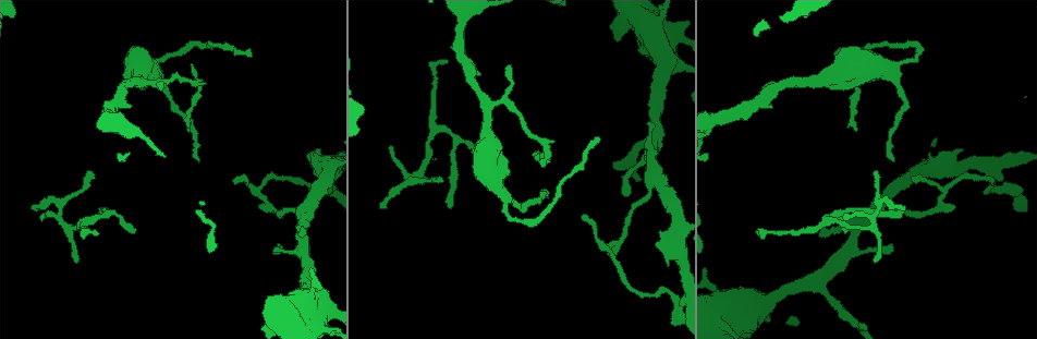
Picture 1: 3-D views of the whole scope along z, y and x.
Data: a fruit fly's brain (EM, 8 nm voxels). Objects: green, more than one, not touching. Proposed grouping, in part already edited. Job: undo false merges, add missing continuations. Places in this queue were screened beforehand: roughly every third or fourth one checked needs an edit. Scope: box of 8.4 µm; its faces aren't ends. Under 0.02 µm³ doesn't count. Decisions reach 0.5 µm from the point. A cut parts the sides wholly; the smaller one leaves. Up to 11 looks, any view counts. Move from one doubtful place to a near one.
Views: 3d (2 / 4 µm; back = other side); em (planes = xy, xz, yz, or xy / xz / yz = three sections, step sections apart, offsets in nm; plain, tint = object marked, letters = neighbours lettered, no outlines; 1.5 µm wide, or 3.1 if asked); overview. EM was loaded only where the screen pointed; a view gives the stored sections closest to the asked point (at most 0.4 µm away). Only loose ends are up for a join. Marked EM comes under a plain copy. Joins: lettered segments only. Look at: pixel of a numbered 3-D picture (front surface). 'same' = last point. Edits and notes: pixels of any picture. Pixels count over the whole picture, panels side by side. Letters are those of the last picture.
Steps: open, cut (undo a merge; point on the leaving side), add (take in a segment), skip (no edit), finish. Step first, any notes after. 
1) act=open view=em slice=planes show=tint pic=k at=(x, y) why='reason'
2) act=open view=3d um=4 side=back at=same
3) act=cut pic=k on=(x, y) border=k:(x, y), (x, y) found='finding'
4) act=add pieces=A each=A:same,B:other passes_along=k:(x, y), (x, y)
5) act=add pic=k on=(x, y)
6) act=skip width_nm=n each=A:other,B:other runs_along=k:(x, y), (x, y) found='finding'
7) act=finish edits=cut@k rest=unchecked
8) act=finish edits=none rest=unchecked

act=open view=3d um=2 pic=1 at=(39, 207) why='an open end'

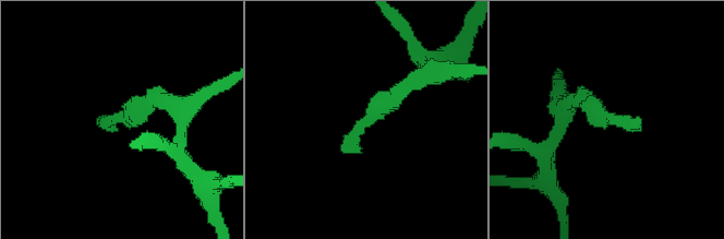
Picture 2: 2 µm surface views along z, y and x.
act=open view=em slice=planes show=letters pic=2 at=(639, 128) why='shape alone is not enough'

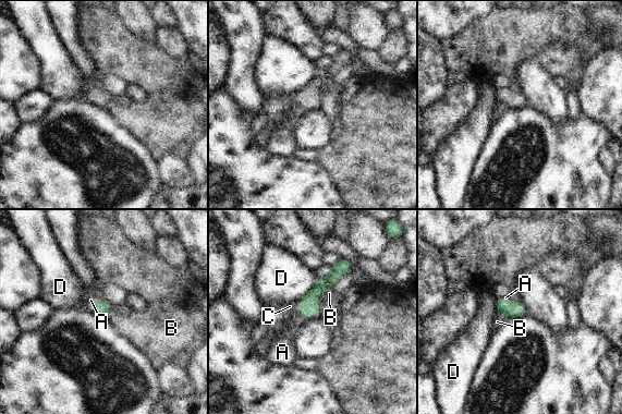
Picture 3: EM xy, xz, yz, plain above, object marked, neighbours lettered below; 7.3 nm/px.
act=add pieces=A longest_contact=D:180nm each=A:same,B:other,C:other,D:other passes_along=3:(309, 306), (301, 316), (282, 344) found='it goes on there'

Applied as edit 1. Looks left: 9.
act=open view=em slice=planes show=letters pic=1 at=(833, 53) why='thin end'

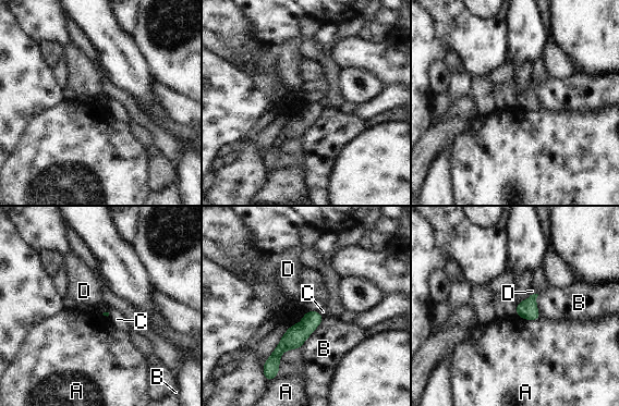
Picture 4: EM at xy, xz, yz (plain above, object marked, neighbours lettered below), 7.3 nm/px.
act=skip longest_contact=A:300nm each=A:other,B:other,C:other,D:other found='none of them fits'

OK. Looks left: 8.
act=open view=em slice=xy step=4 show=letters pic=1 at=(846, 230) why='thin end'

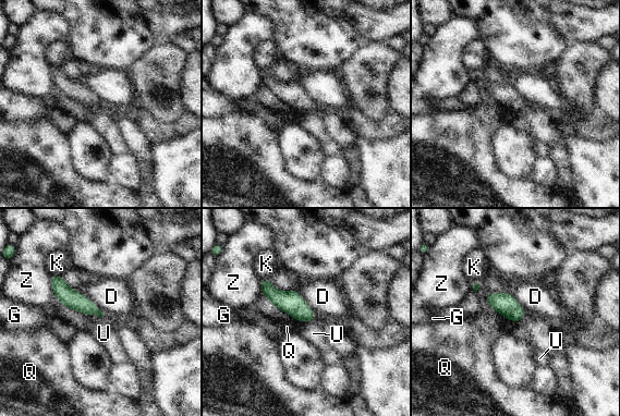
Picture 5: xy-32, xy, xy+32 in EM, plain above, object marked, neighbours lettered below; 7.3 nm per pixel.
act=open view=em slice=planes show=letters at=same

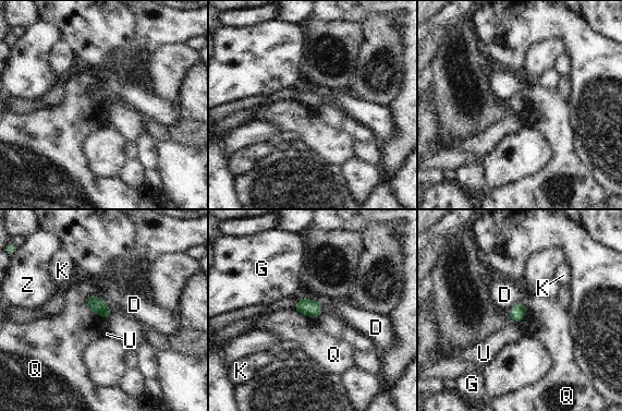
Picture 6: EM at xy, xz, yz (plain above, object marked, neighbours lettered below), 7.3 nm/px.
act=skip longest_contact=Q:240nm each=D:other,G:other,K:other,Q:other,U:other,Z:other border=6:(85, 298), (85, 303), (107, 319) found='none of them fits'

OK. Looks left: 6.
act=open view=3d um=4 side=back pic=1 at=(822, 234) why='an open end'

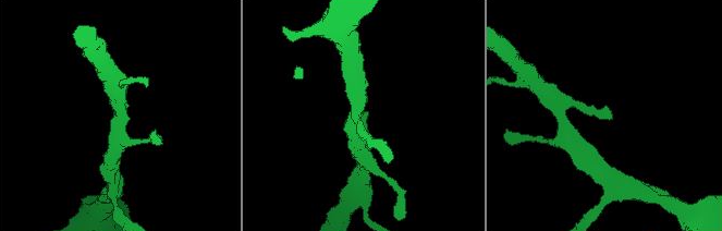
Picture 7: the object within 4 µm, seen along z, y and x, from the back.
act=open view=em slice=xy step=4 show=letters pic=7 at=(612, 118)

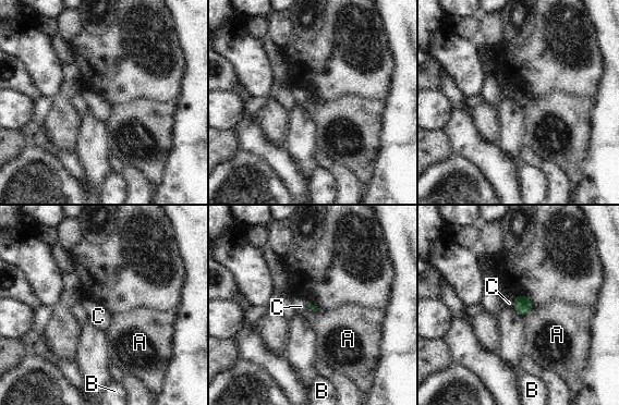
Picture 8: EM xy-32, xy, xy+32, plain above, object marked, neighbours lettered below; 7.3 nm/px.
act=open view=em slice=planes show=letters at=same why='another direction'

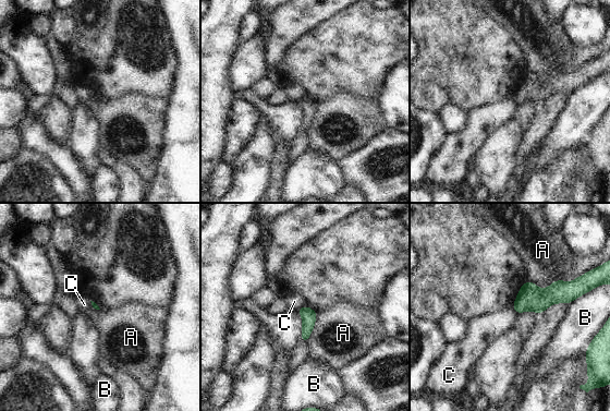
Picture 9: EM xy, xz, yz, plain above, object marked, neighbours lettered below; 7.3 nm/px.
act=skip longest_contact=A:240nm each=A:other,B:other,C:other border=9:(305, 305), (296, 310) found='none of them fits'

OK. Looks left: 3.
act=finish edits=add@3 rest=unchecked

